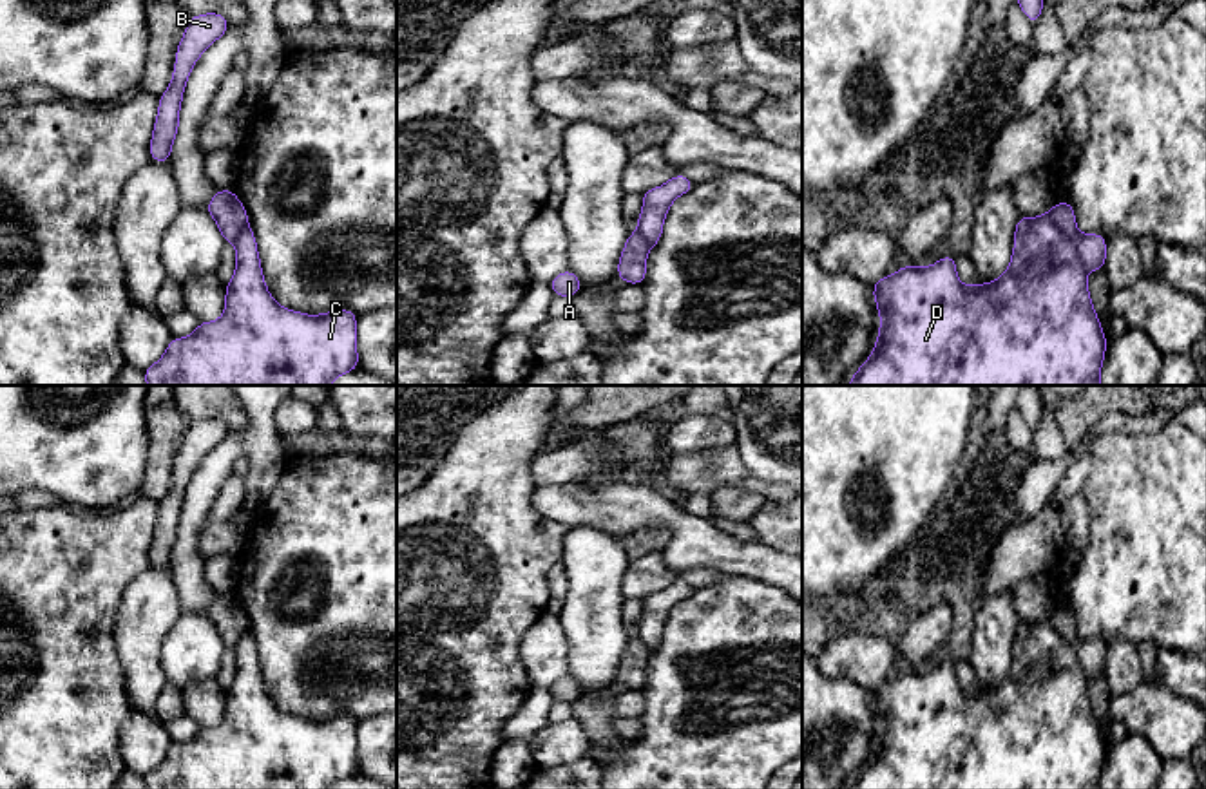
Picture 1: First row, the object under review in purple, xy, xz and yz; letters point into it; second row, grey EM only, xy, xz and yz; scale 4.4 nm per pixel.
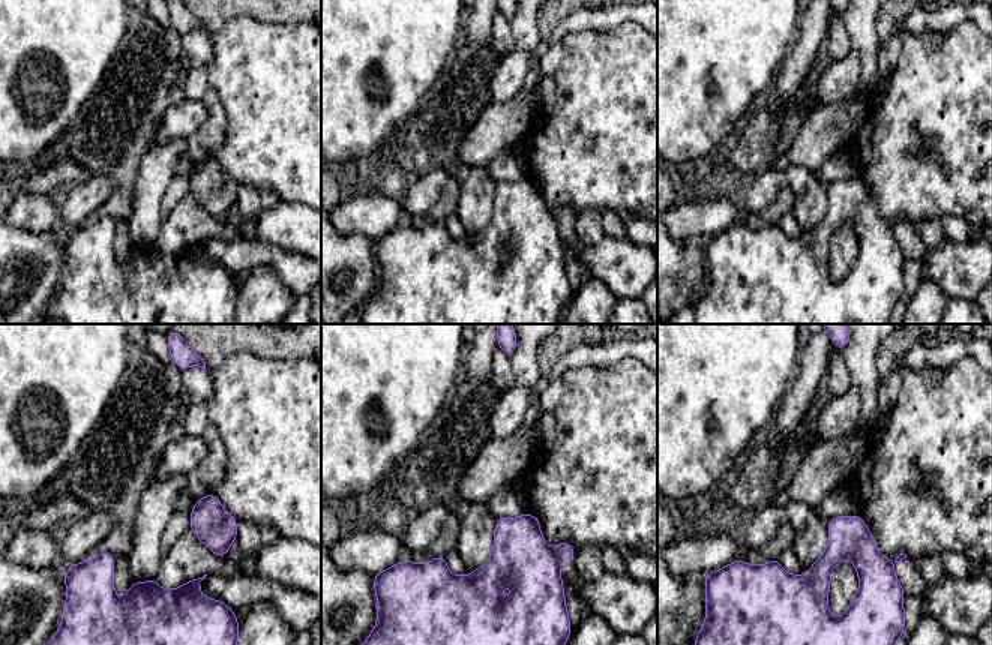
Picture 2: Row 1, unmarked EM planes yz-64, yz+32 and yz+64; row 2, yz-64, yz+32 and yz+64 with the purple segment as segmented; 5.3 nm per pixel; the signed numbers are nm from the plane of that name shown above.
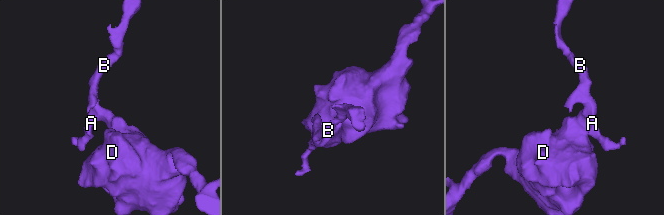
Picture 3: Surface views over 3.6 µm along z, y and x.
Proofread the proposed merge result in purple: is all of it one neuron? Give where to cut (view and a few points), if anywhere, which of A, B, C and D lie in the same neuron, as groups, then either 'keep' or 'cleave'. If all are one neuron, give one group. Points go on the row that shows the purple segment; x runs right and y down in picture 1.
cut in yz along (1049, 212), (1087, 270); A B / C D; cleave

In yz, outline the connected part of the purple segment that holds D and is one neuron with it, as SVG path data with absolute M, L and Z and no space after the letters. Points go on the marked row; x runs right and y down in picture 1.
M1050 212L1032 219L1025 215L1018 219L1009 268L996 280L963 286L956 273L954 257L943 255L927 268L907 264L898 271L882 277L873 284L873 297L880 315L878 337L873 353L858 367L847 385L1101 385L1101 366L1108 342L1088 293L1086 270L1081 264L1074 244L1054 224Z

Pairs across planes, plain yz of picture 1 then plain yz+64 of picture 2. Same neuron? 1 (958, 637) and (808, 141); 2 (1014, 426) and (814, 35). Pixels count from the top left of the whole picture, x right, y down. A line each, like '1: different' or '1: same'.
1: different
2: different

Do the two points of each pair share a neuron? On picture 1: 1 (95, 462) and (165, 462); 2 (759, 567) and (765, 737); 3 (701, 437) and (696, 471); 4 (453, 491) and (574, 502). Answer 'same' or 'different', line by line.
1: different
2: different
3: different
4: different

